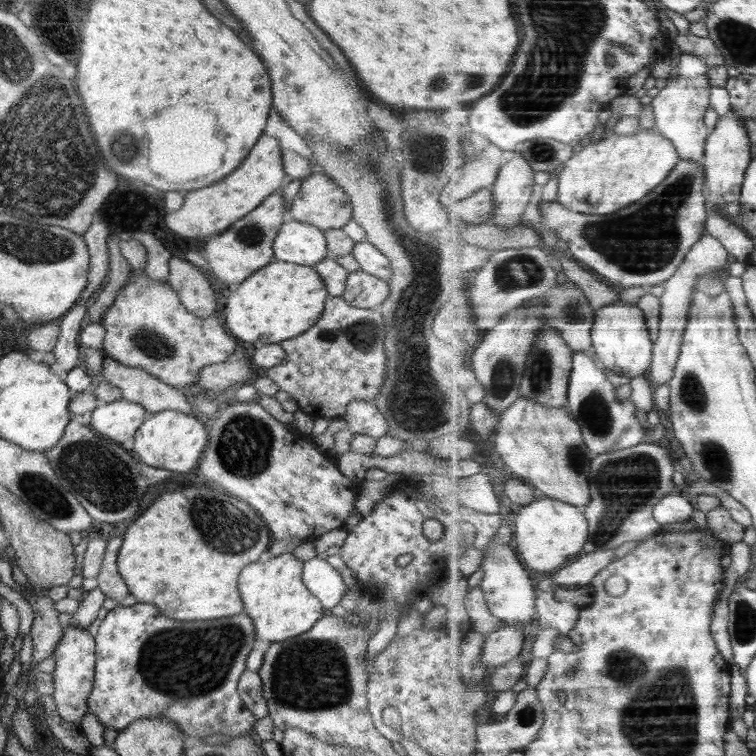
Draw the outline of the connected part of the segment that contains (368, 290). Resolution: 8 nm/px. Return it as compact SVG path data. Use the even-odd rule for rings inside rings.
M362 270L349 272L344 294L341 296L352 306L378 308L389 294L389 286L385 280L368 274Z

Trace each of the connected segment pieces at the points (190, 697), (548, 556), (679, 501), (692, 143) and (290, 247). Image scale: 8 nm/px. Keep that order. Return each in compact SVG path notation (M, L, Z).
M136 603L134 606L117 605L114 609L108 611L104 620L101 620L100 626L93 632L95 637L95 679L94 686L87 698L87 712L91 712L98 717L102 726L113 728L118 733L122 732L131 722L139 718L167 718L175 722L181 731L189 737L193 737L197 742L211 734L222 734L227 737L239 736L252 731L257 719L245 707L237 691L238 679L242 672L246 670L246 658L254 648L256 642L255 628L252 619L244 612L224 618L206 620L206 622L176 622L162 614L153 604Z
M544 497L532 504L522 506L513 518L516 518L516 542L521 558L524 558L532 570L548 572L566 568L576 560L578 554L583 554L592 531L585 511L569 502Z
M674 492L663 498L655 508L655 518L663 526L678 522L690 522L696 507L685 492Z
M682 54L678 65L680 77L669 78L668 85L652 102L655 118L651 125L674 142L683 160L702 160L707 153L712 133L705 121L712 100L713 86L708 74L711 67L701 56Z
M286 219L273 242L276 261L314 266L329 254L325 234L309 223Z

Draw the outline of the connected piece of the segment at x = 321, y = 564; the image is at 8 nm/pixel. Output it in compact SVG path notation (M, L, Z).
M317 556L303 562L301 577L324 608L333 609L349 590L340 573L326 559Z

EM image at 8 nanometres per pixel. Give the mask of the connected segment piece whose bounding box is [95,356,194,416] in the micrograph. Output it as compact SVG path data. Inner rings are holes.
M108 356L103 360L101 374L98 373L95 376L95 379L110 382L117 388L120 388L123 400L135 402L135 404L144 407L148 412L148 416L154 413L163 412L164 410L176 410L184 414L194 415L192 412L193 408L181 389L161 382L157 377L148 374L145 370L126 366Z

